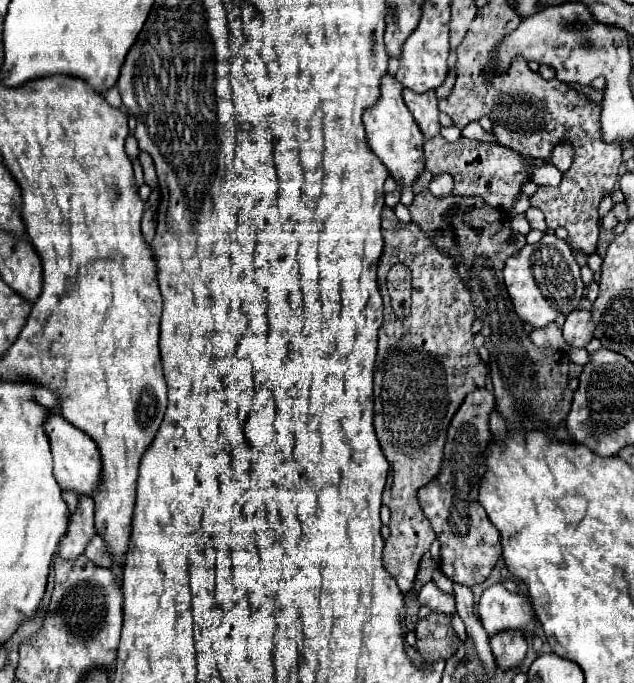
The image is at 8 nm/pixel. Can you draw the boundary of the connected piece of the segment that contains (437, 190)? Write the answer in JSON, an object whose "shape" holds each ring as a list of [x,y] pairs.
{"shape":[[[439,173],[439,175],[433,175],[431,183],[429,183],[429,191],[437,197],[441,195],[451,195],[451,189],[453,189],[453,177],[447,175],[447,173]]]}

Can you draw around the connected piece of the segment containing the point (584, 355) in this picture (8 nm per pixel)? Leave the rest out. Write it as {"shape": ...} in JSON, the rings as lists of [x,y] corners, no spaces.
{"shape":[[[569,347],[569,349],[567,349],[567,355],[569,355],[569,359],[571,359],[573,363],[577,363],[577,365],[585,365],[585,363],[589,361],[589,353],[587,353],[585,349],[579,349],[579,347]]]}

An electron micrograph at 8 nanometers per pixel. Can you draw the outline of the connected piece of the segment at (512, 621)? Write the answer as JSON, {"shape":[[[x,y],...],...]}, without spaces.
{"shape":[[[501,583],[491,585],[483,591],[477,609],[479,619],[489,635],[505,629],[521,629],[525,633],[533,633],[535,621],[529,597],[509,593]]]}

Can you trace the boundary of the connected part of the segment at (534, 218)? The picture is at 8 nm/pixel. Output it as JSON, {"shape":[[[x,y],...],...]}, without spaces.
{"shape":[[[531,207],[531,209],[529,209],[525,215],[527,215],[527,219],[529,219],[529,223],[531,223],[531,227],[533,227],[533,229],[539,229],[541,233],[545,233],[545,231],[547,231],[545,217],[543,217],[543,213],[541,213],[539,209]]]}

